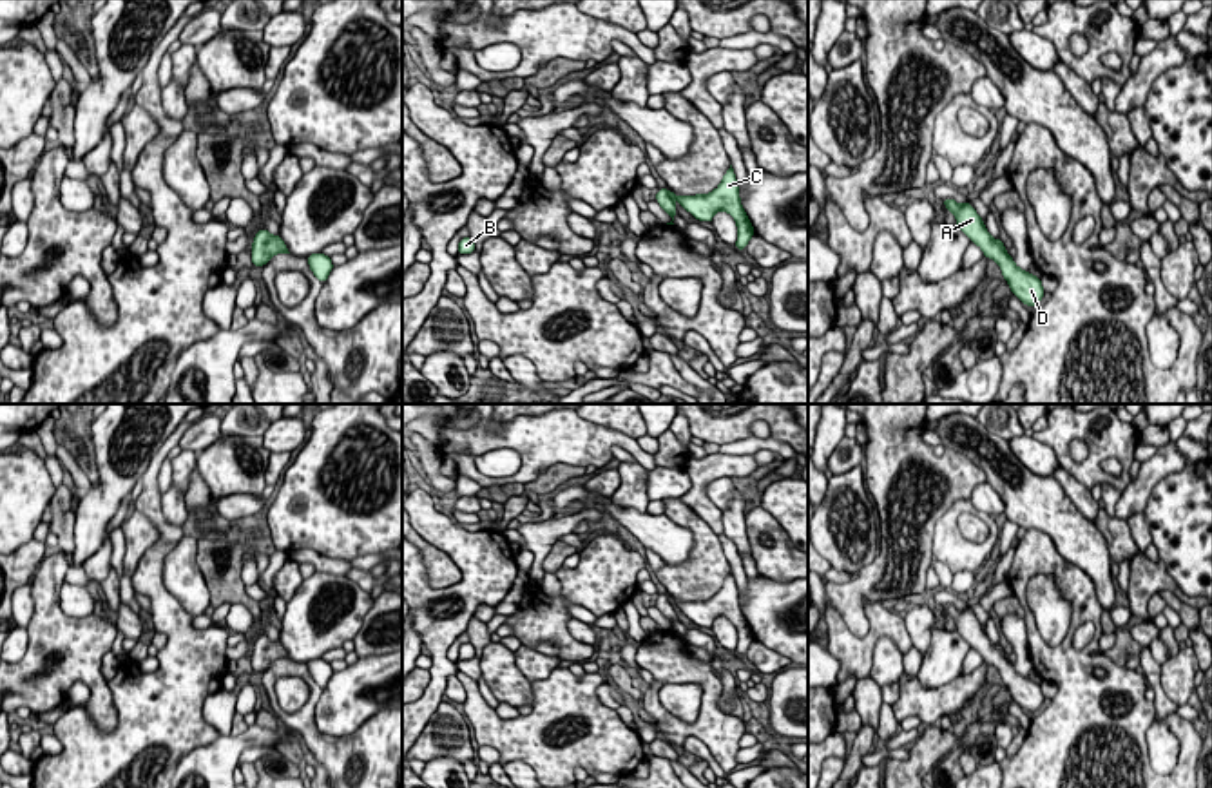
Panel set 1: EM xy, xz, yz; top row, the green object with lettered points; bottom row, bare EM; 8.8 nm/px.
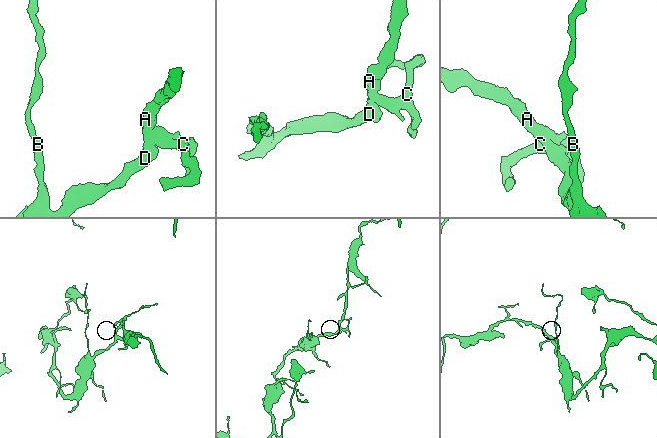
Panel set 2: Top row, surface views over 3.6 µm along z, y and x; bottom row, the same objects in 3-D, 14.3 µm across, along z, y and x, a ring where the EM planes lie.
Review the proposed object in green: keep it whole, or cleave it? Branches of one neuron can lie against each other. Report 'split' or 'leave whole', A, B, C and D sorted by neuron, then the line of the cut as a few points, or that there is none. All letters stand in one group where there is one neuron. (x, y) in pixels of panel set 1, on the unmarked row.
leave whole; groups A B C D; cut none

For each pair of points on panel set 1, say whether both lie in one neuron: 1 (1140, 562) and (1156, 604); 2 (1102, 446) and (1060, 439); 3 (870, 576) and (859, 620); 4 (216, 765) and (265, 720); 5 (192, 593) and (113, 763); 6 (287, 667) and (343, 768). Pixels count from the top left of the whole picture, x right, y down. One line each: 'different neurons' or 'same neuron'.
1: different neurons
2: same neuron
3: same neuron
4: different neurons
5: different neurons
6: same neuron

